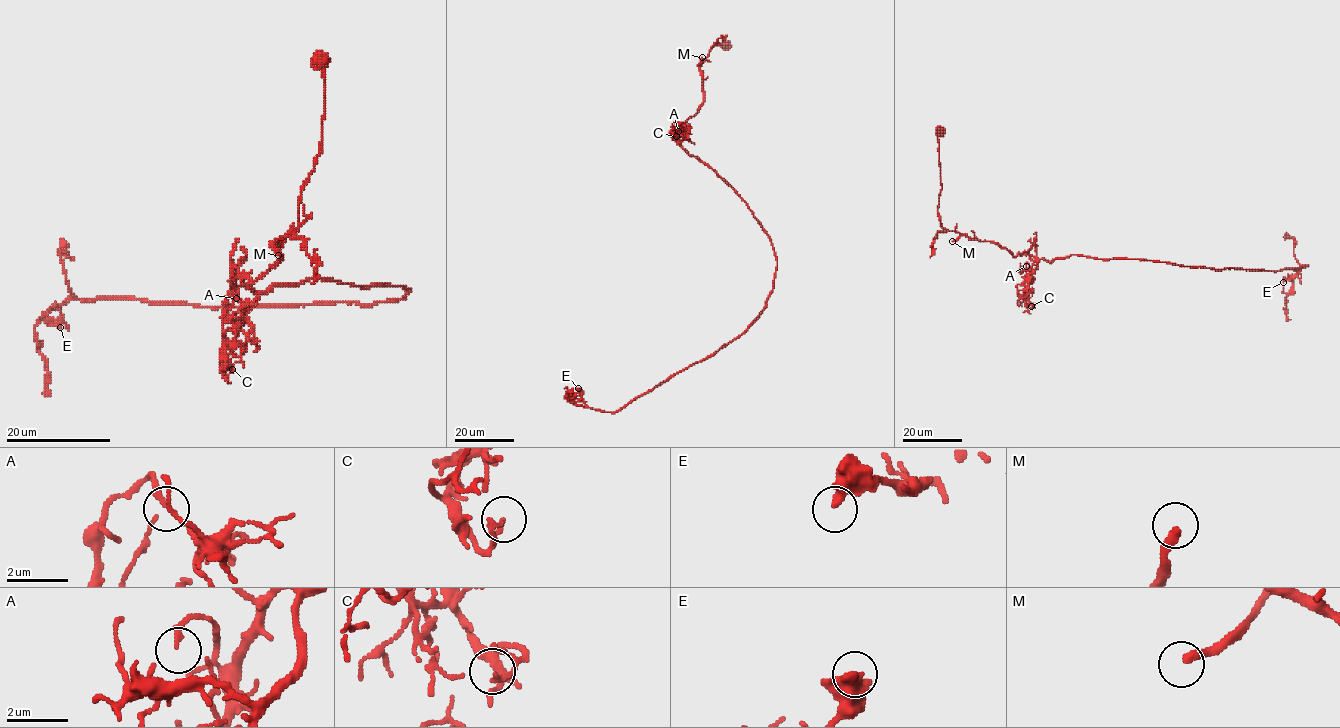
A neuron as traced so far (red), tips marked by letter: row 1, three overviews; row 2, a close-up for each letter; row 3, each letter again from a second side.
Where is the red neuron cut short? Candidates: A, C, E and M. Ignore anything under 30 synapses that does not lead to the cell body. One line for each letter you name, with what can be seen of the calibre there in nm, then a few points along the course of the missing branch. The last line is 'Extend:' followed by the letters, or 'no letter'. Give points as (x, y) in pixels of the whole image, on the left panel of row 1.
M: Thickness 320 nm. Course of what is missing: (278, 255), (283, 268), (281, 289), (292, 300), (298, 328), (312, 349)
Extend: M

